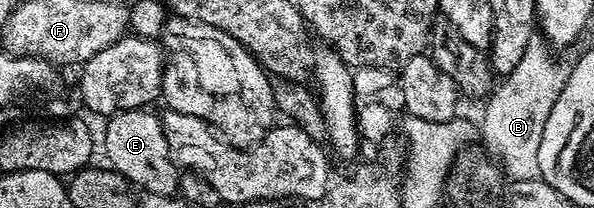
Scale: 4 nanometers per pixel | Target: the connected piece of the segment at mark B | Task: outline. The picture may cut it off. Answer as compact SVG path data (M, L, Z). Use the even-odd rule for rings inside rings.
M534 39L526 47L522 63L493 88L486 101L484 141L508 164L508 173L512 177L540 177L538 149L542 147L542 131L546 131L546 119L550 119L550 111L554 111L554 103L568 82L569 70L556 65L548 52L547 41Z

